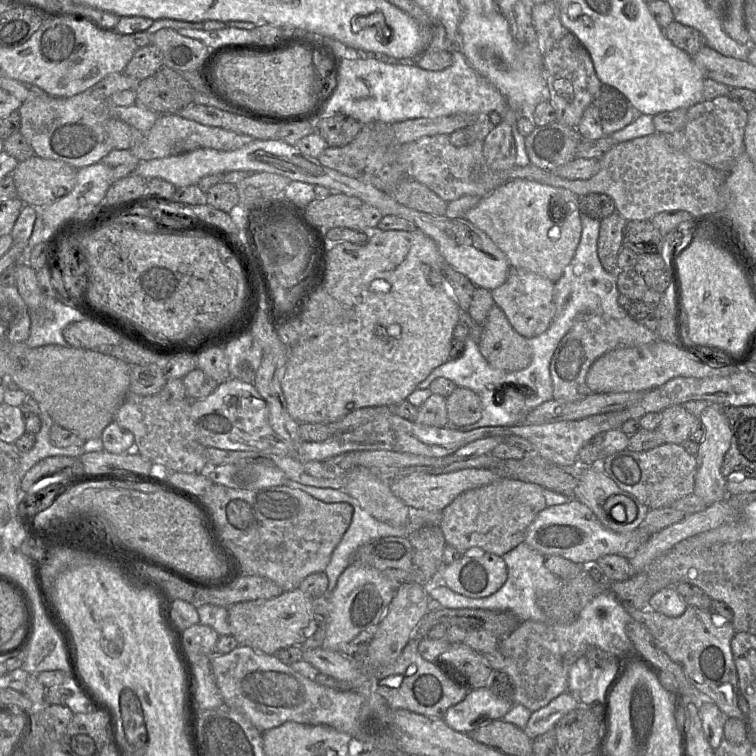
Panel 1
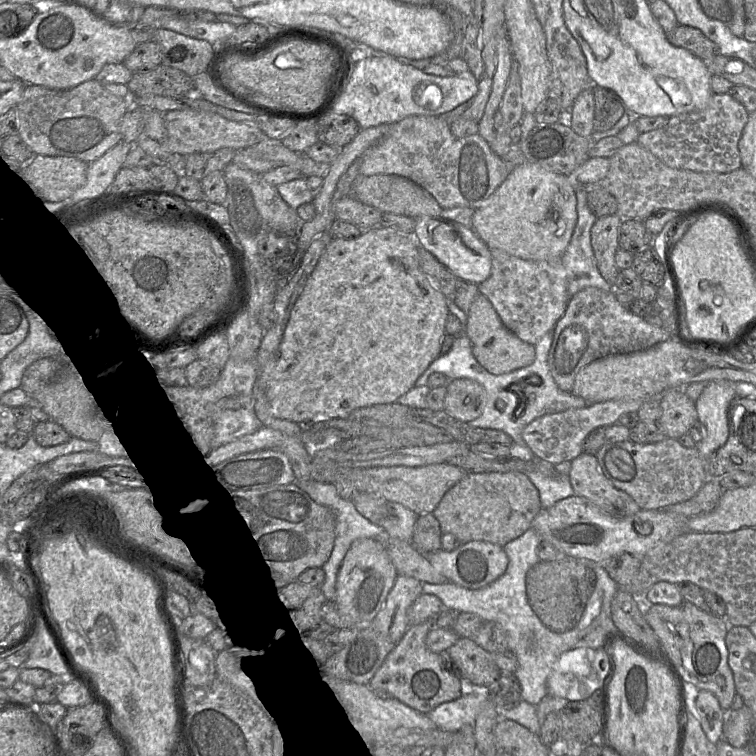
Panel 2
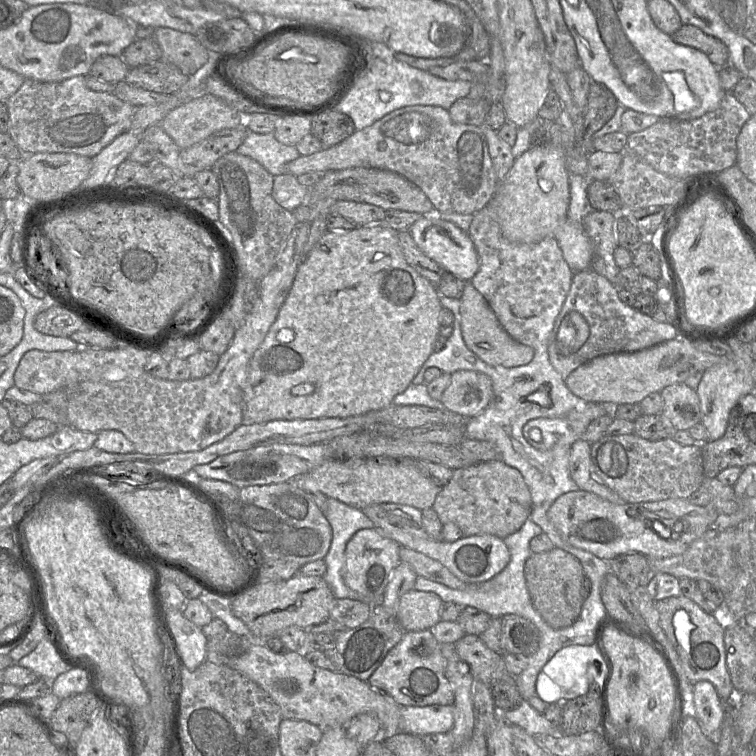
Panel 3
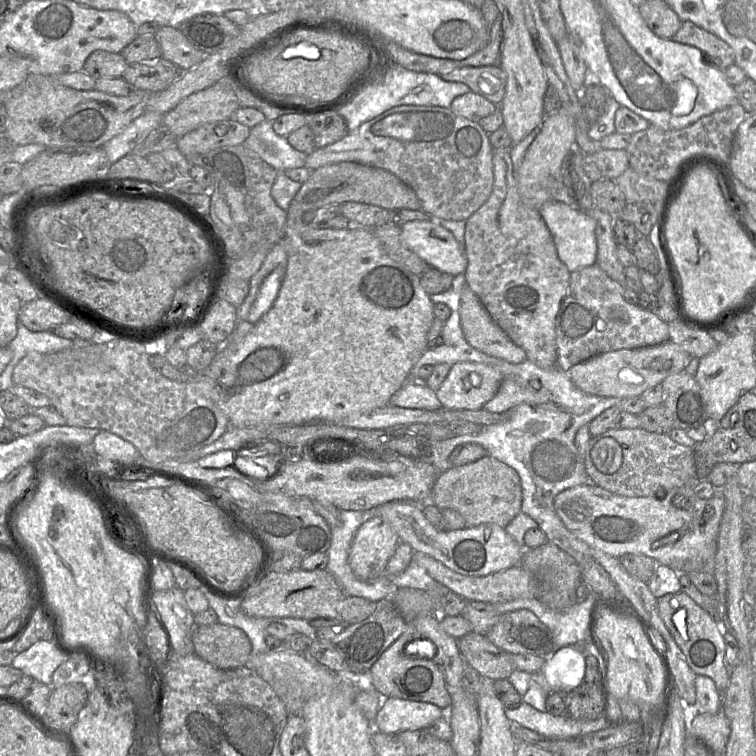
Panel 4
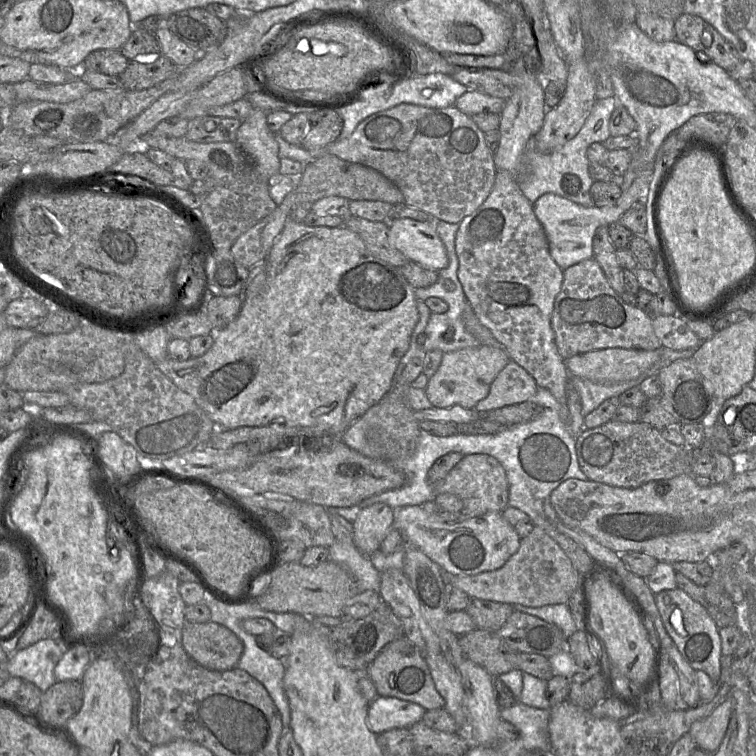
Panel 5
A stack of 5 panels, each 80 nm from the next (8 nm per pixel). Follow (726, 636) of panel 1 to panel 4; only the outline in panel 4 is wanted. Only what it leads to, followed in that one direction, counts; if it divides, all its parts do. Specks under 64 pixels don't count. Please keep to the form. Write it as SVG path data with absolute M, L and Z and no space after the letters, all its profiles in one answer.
M682 591L665 594L657 599L657 603L661 619L695 675L709 677L719 692L724 692L728 687L730 674L725 662L724 631L721 626Z

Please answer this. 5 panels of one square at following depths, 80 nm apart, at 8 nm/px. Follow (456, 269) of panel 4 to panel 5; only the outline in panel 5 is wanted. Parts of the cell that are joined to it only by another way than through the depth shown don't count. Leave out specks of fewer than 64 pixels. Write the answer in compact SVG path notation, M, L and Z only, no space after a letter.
M400 218L388 222L390 243L409 261L439 271L448 265L445 246L436 232L434 220L421 222Z

